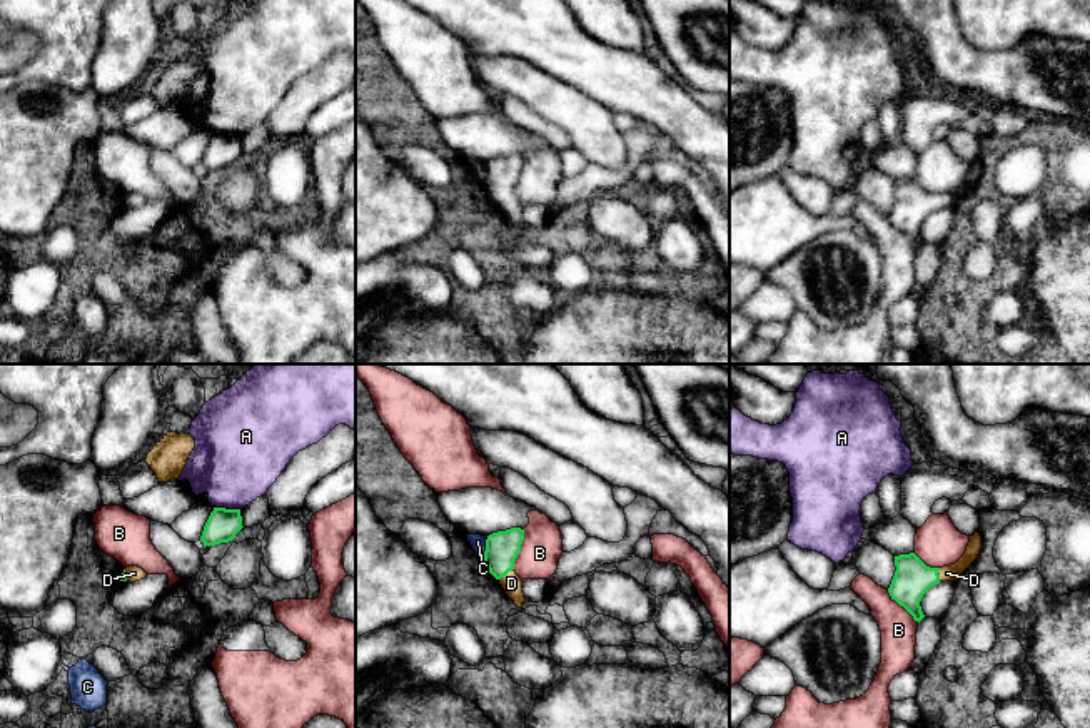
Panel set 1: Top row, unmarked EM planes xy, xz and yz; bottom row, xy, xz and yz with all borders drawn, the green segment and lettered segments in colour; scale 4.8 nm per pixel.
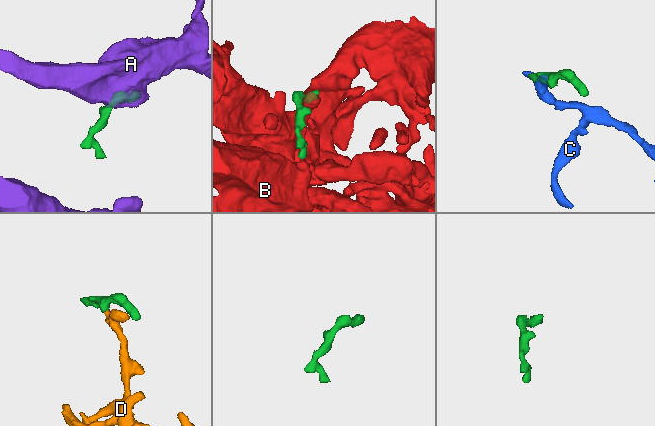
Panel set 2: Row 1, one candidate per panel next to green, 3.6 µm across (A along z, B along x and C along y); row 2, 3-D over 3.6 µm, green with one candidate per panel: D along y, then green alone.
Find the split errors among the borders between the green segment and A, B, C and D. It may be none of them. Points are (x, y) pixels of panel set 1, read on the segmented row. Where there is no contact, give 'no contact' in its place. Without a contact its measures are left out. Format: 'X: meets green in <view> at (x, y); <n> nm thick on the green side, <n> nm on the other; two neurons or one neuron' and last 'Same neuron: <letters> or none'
A: meets green in xy at (227, 510); 160 nm thick on the green side, 420 nm on the other; two neurons
B: meets green in xz at (519, 550); 160 nm thick on the green side, 190 nm on the other; two neurons
C: meets green in xz at (486, 548); 160 nm thick on the green side, 70 nm on the other; two neurons
D: meets green in xz at (506, 573); 160 nm thick on the green side, 100 nm on the other; one neuron
Same neuron: D

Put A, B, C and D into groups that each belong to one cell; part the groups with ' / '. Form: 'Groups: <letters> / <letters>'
Groups: A / B / C / D

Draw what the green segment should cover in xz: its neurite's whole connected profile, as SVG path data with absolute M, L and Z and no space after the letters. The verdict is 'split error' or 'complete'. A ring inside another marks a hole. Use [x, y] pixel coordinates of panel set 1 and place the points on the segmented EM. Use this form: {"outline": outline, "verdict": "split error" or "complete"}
{"outline": "M511 528L487 536L482 554L489 573L499 581L517 608L526 601L522 581L514 571L514 561L524 541L524 529Z", "verdict": "split error"}

